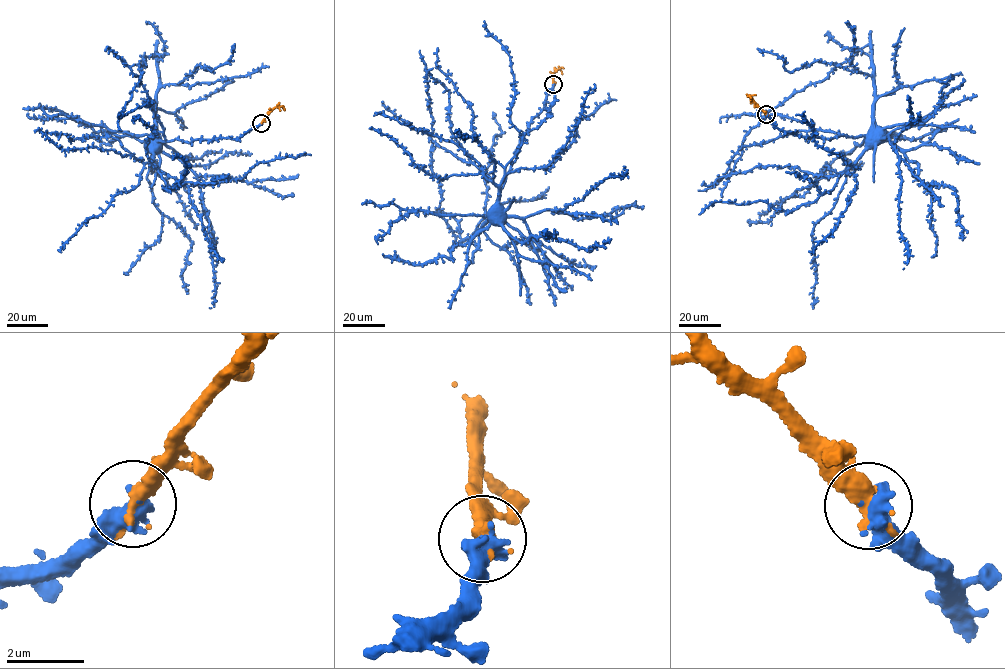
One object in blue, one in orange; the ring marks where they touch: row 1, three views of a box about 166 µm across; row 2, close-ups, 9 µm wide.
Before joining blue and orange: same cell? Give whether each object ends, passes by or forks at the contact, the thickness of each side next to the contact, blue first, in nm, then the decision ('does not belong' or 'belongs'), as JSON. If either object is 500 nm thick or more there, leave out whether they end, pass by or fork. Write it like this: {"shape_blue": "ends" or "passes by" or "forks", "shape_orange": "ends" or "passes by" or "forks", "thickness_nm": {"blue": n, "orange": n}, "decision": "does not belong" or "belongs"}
{"thickness_nm": {"blue": 550, "orange": 320}, "decision": "belongs"}

